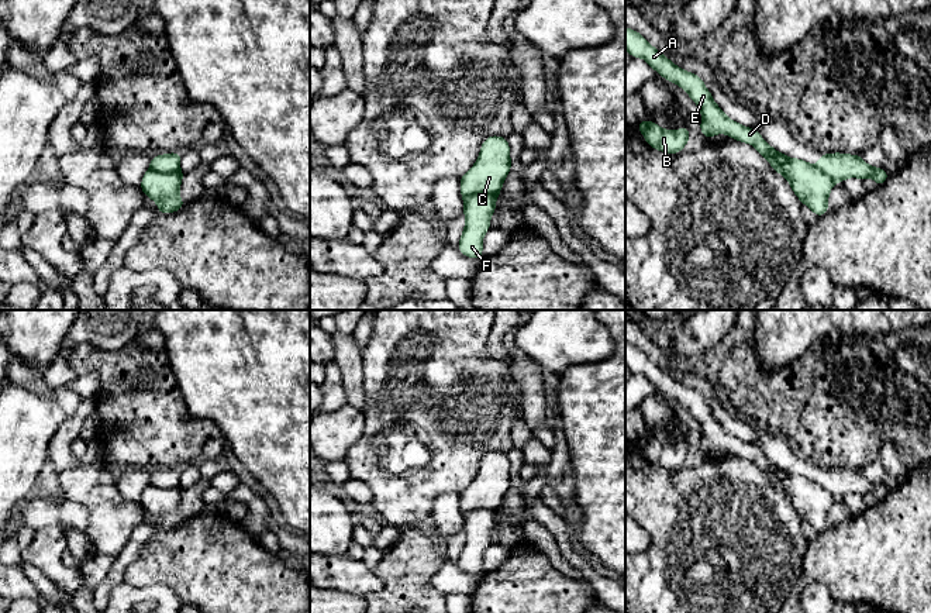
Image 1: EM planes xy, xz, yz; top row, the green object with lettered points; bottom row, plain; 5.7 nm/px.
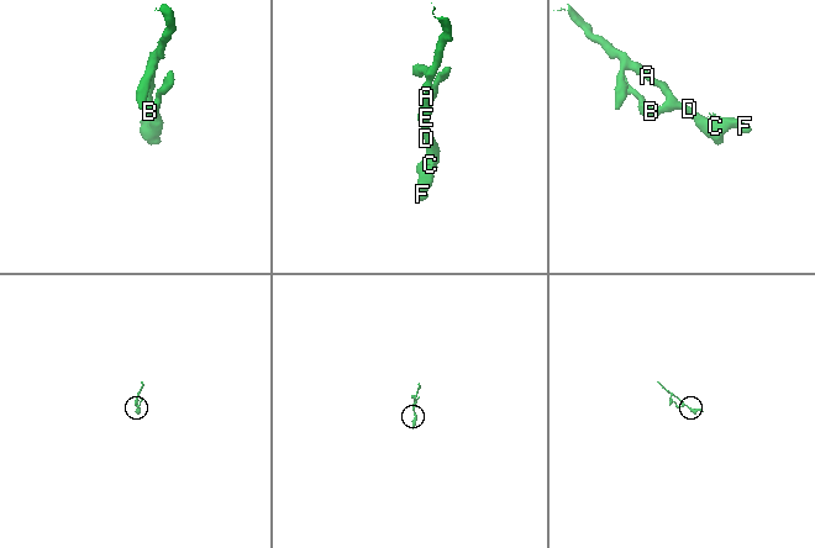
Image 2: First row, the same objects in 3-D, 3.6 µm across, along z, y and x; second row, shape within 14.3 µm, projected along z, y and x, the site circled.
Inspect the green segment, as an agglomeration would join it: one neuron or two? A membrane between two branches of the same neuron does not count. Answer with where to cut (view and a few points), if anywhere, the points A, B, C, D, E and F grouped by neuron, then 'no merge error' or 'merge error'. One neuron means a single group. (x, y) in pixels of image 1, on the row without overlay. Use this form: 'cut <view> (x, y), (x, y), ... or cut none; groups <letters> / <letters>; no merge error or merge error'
cut xz (496, 510), (475, 509), (464, 516); groups A B C D E / F; merge error

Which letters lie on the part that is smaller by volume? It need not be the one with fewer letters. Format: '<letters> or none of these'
F

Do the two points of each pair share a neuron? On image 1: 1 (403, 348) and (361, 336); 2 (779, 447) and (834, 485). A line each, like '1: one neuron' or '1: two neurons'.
1: two neurons
2: one neuron

